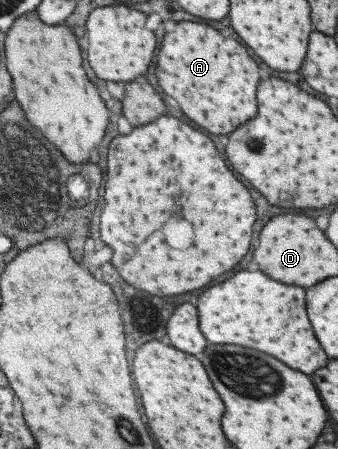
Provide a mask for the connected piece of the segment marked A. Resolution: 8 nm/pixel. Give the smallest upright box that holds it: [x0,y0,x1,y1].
[155,22,257,134]

